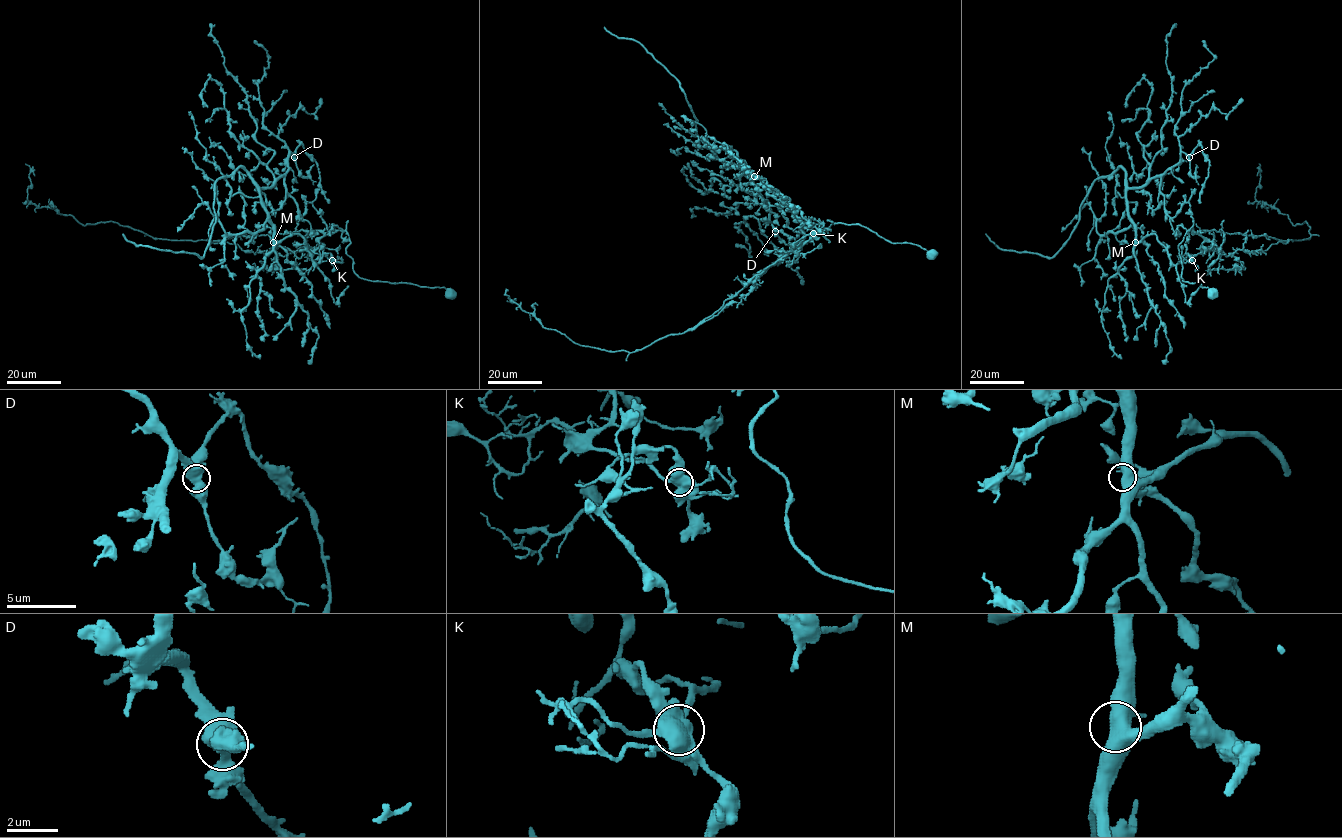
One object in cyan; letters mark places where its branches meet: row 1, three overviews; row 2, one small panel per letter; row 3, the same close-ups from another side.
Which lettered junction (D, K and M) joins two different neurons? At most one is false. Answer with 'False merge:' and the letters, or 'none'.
False merge: K

